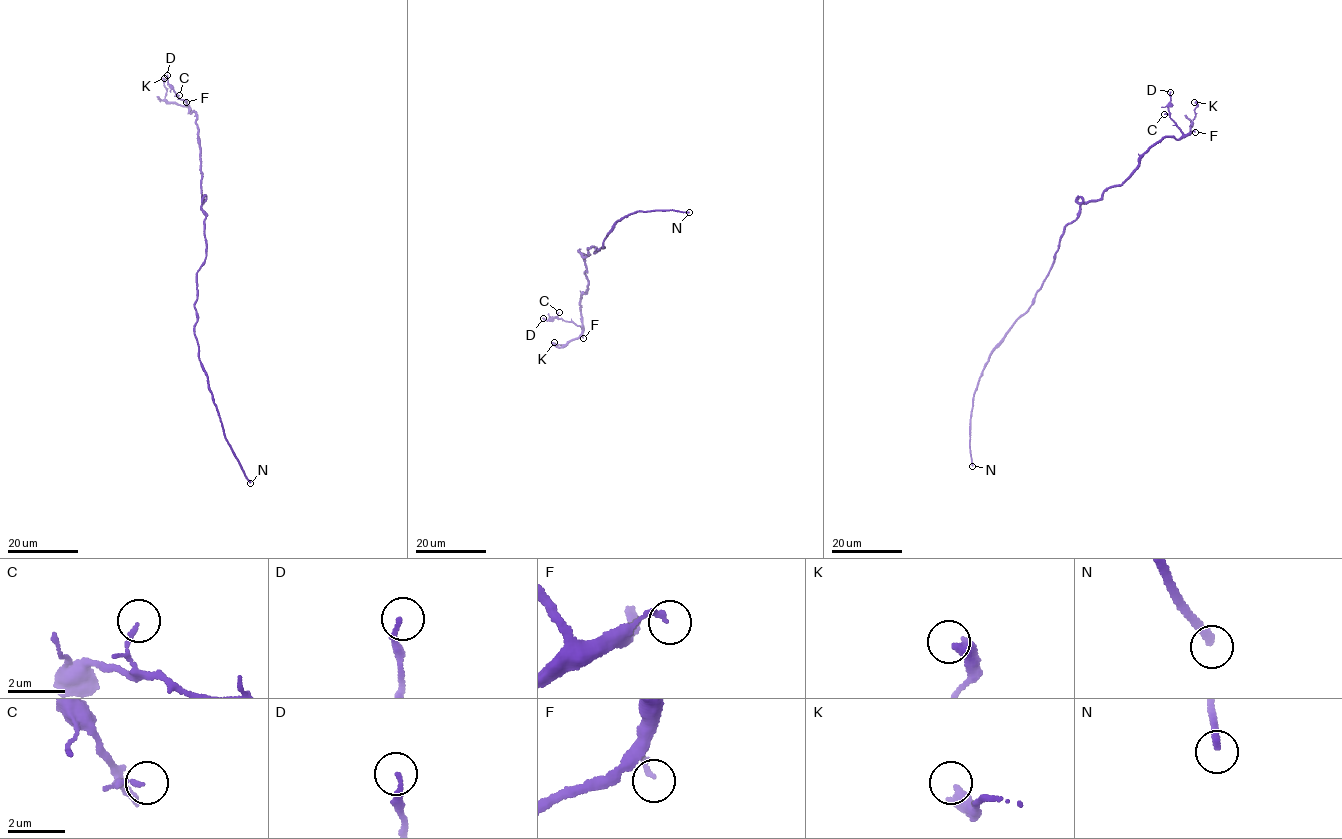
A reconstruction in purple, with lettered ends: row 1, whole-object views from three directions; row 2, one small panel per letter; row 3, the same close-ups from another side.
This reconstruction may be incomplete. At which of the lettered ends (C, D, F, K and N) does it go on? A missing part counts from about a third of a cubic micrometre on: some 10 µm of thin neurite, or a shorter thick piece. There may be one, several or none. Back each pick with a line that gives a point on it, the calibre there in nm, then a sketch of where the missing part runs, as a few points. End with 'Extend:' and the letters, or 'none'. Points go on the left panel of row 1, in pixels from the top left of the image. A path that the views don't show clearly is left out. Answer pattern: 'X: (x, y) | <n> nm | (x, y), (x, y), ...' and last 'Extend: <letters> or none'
Extend: none

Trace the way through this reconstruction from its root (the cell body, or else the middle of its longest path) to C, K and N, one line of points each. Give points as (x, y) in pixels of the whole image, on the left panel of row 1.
C: (204, 261), (205, 217), (201, 207), (196, 113), (190, 112), (189, 106), (176, 95), (179, 95)
K: (204, 261), (205, 217), (201, 207), (196, 113), (167, 100), (164, 78)
N: (204, 261), (197, 273), (194, 306), (199, 356), (223, 433), (250, 483)

